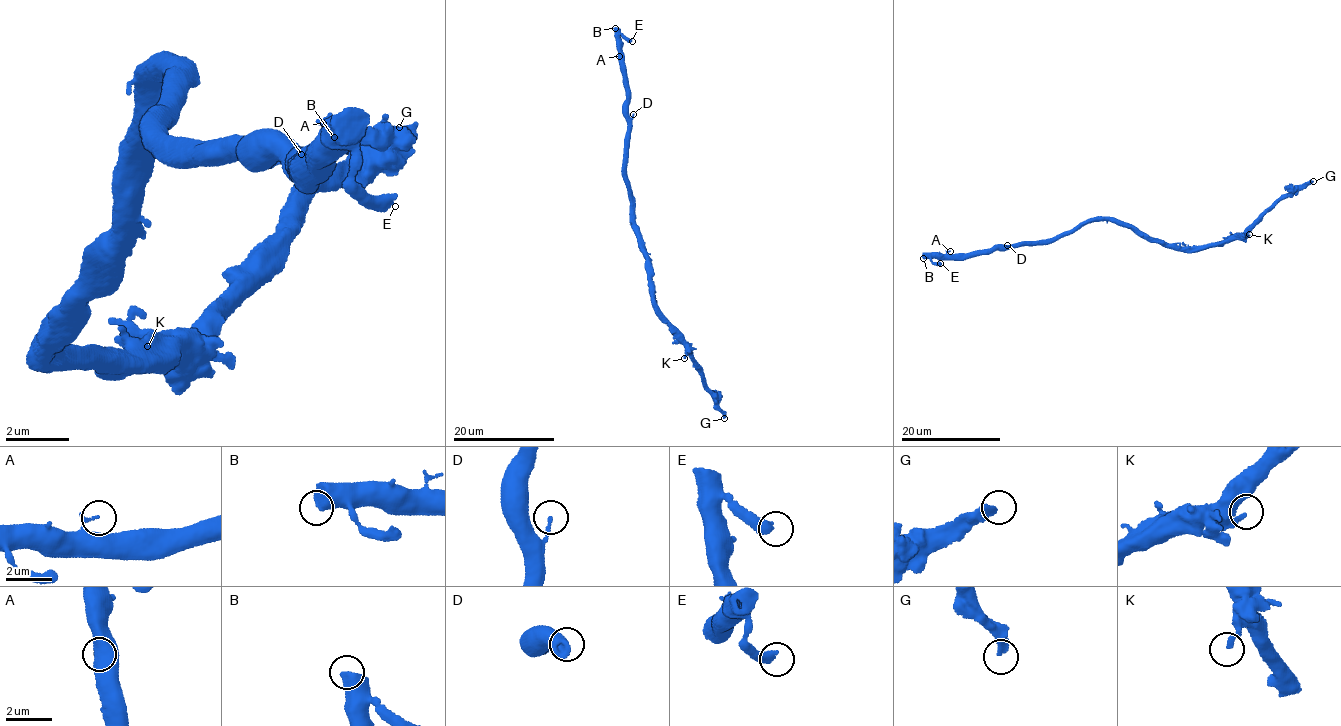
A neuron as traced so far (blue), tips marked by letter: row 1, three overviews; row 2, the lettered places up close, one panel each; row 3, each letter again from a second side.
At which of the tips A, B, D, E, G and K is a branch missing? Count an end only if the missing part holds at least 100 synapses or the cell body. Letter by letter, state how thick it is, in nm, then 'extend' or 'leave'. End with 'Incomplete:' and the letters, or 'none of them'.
A: 140 nm thick; leave
B: 600 nm thick; leave
D: 140 nm thick; leave
E: 440 nm thick; leave
G: 340 nm thick; extend
K: 200 nm thick; leave
Incomplete: G

